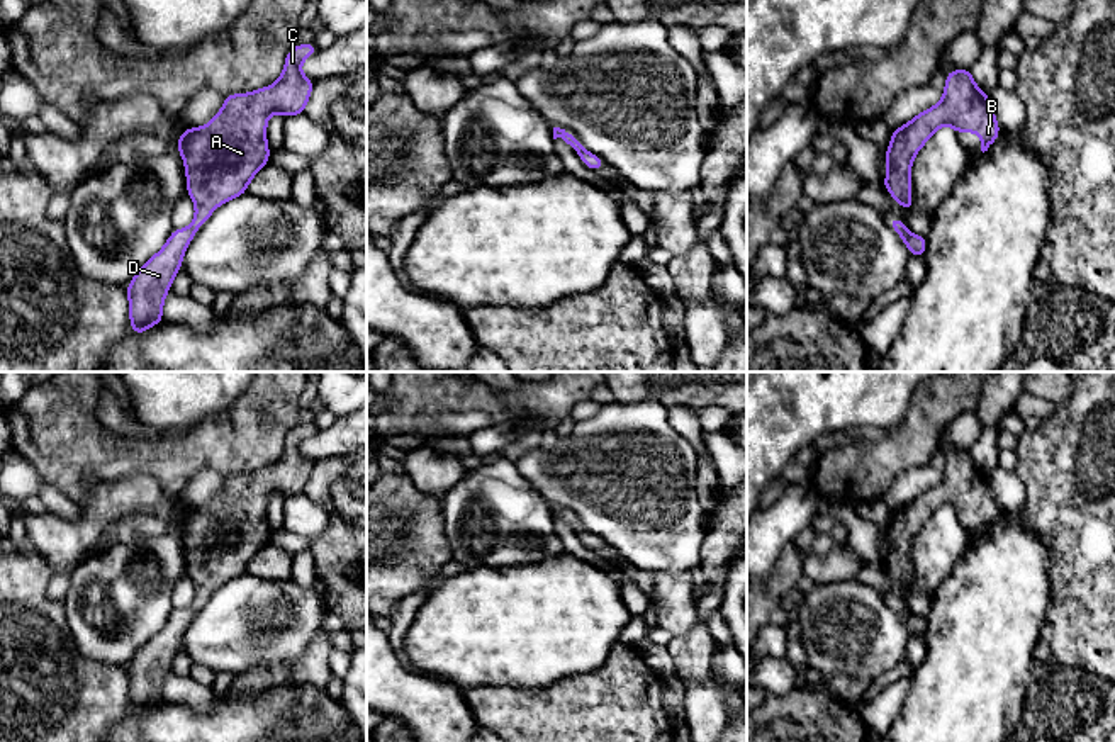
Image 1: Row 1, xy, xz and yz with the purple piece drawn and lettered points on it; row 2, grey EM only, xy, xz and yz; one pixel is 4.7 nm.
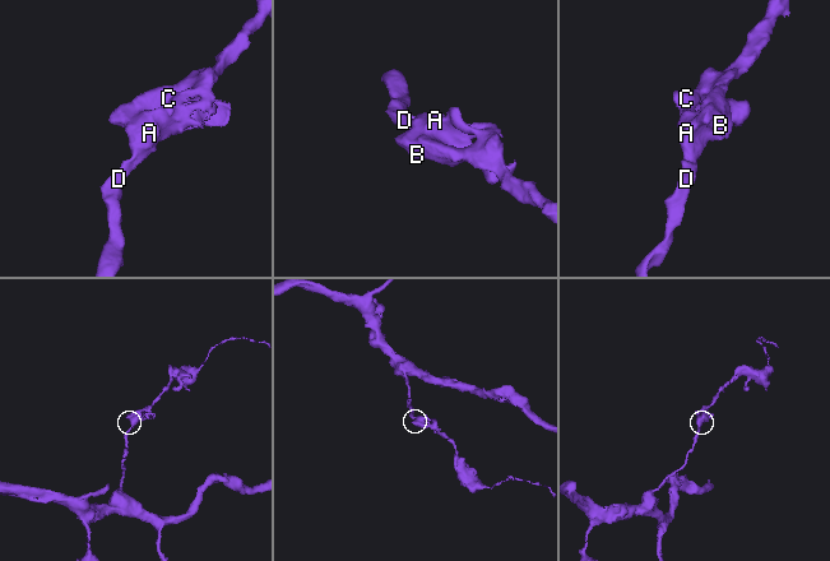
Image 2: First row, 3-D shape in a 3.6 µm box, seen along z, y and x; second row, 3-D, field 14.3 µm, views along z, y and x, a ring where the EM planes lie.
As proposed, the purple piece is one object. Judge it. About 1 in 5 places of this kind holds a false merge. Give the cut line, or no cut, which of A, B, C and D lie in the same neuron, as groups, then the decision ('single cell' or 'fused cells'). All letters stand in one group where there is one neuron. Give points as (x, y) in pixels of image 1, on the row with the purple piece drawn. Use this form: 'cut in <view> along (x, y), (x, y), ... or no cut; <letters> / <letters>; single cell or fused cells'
no cut; A B C D; single cell

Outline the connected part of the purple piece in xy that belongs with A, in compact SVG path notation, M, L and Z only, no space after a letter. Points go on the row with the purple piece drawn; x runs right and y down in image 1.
M314 42L292 48L283 73L273 85L226 95L222 109L209 124L182 131L176 149L185 163L187 194L195 204L195 217L190 226L173 229L165 246L126 287L134 334L143 334L165 319L163 301L182 270L183 253L195 233L221 204L246 194L251 178L270 161L270 115L280 112L287 119L305 114L316 80L304 76L300 65L317 51Z

